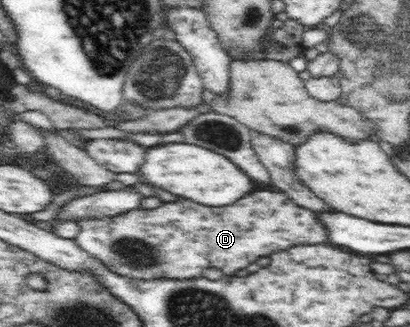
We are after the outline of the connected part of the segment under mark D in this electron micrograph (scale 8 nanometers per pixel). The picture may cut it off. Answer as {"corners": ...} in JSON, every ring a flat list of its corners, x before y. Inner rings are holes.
{"corners":[[256,191,226,207,206,207,188,199,164,203,155,209,136,208,120,215,105,218,87,218,77,222,80,233,75,242,90,256,96,257,117,275,136,280,194,280,204,269,216,267,226,276,248,267,258,257,272,257,274,251,292,245,328,243,328,231,316,212,296,205,284,192]]}

